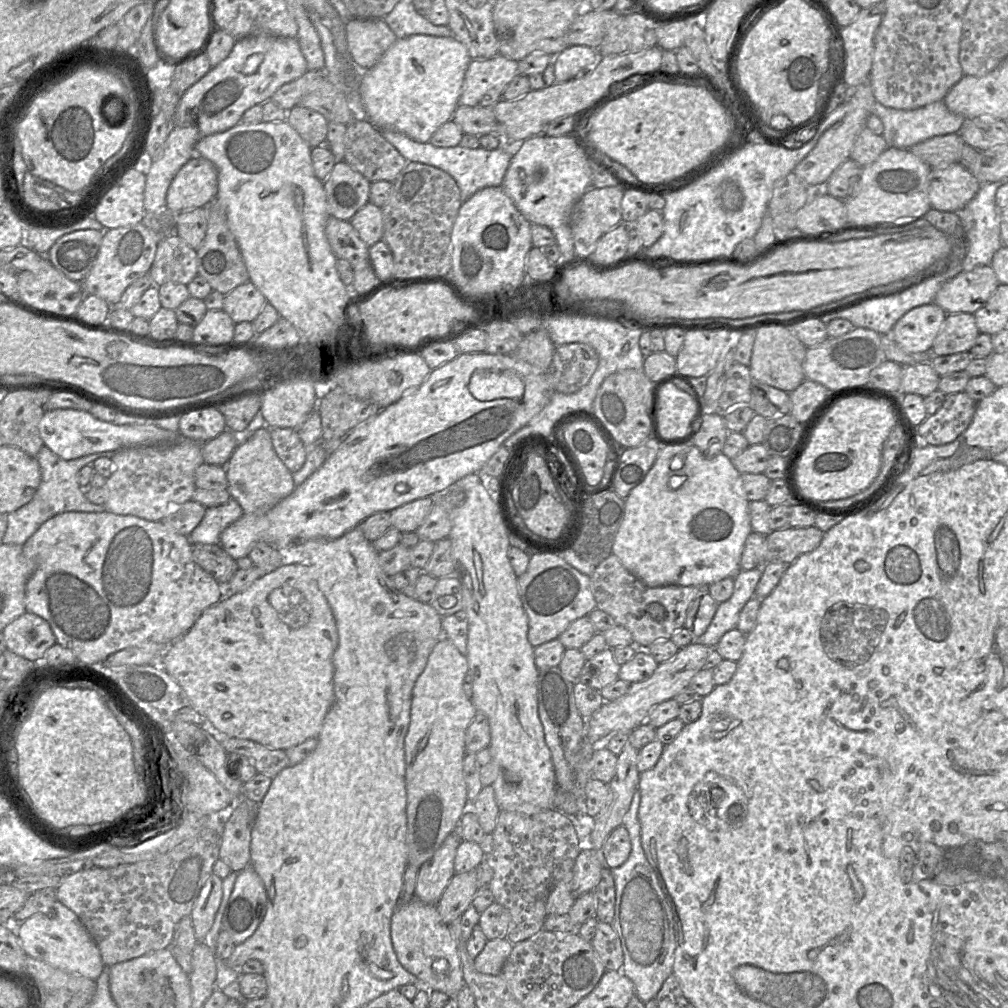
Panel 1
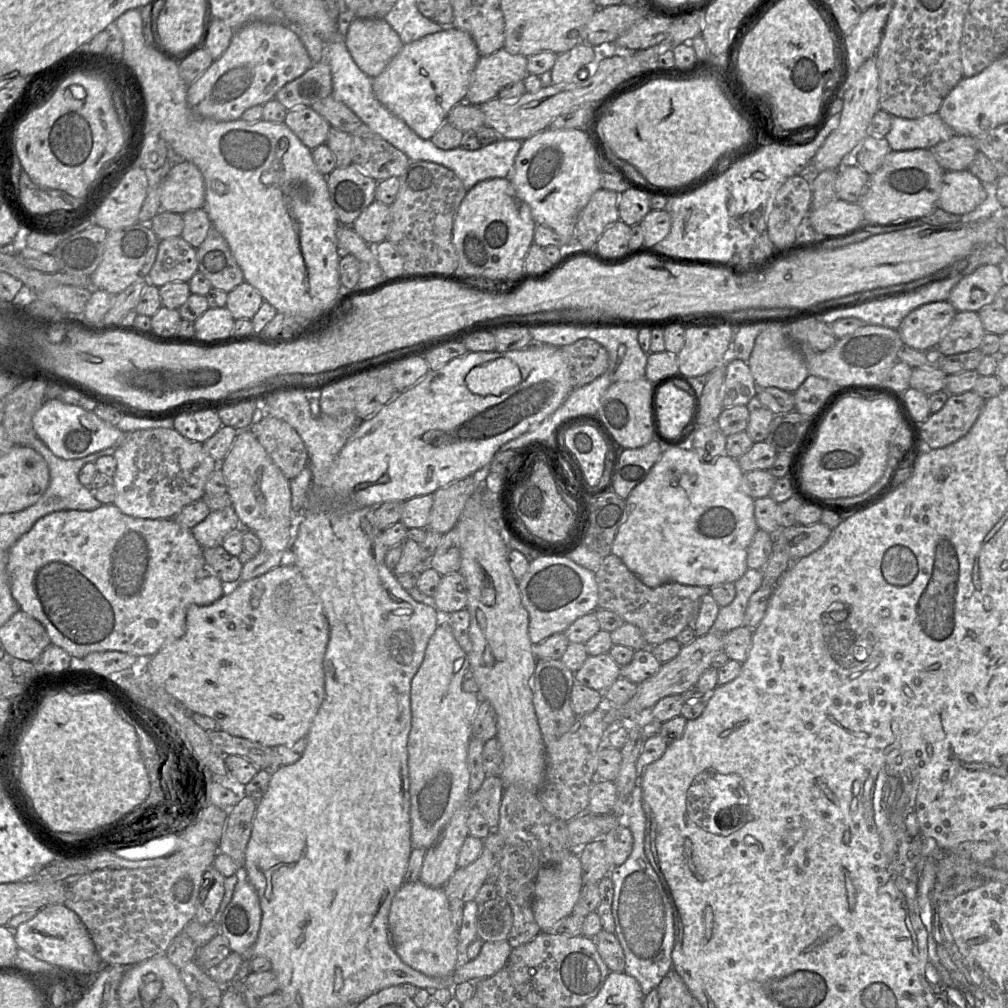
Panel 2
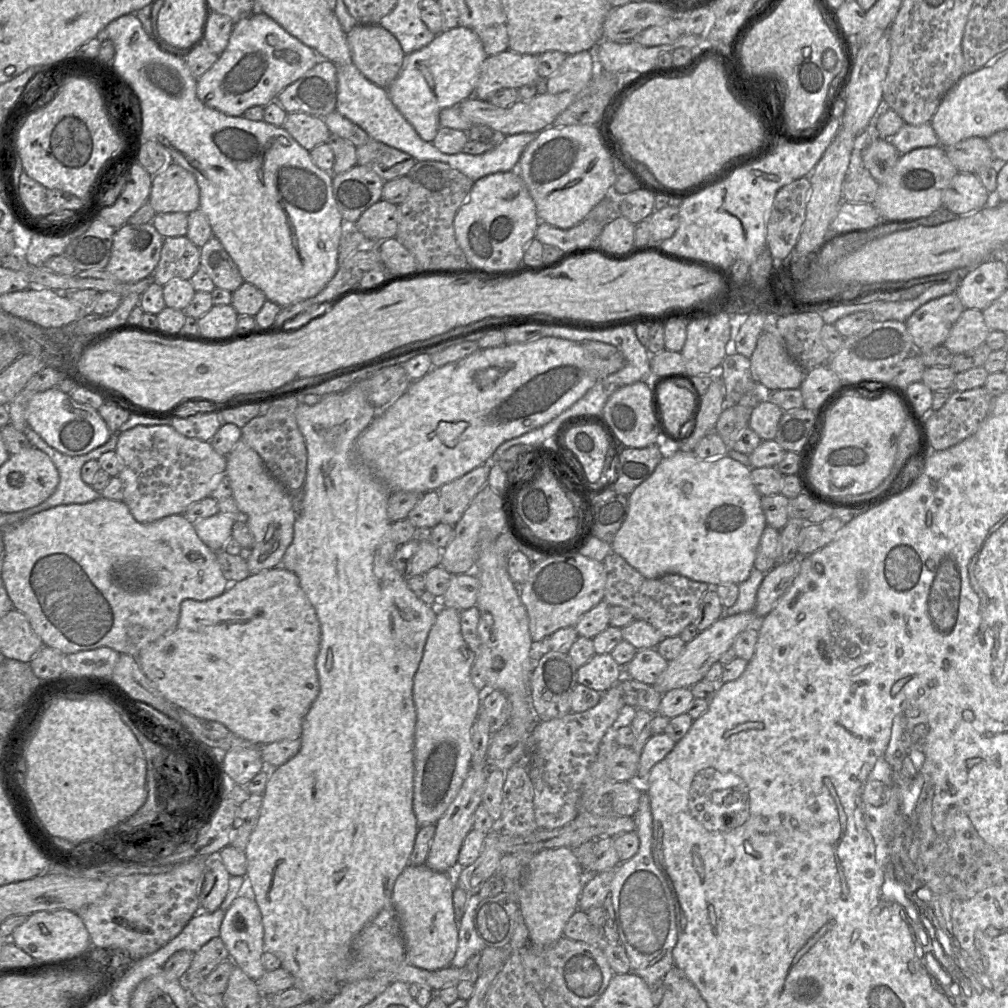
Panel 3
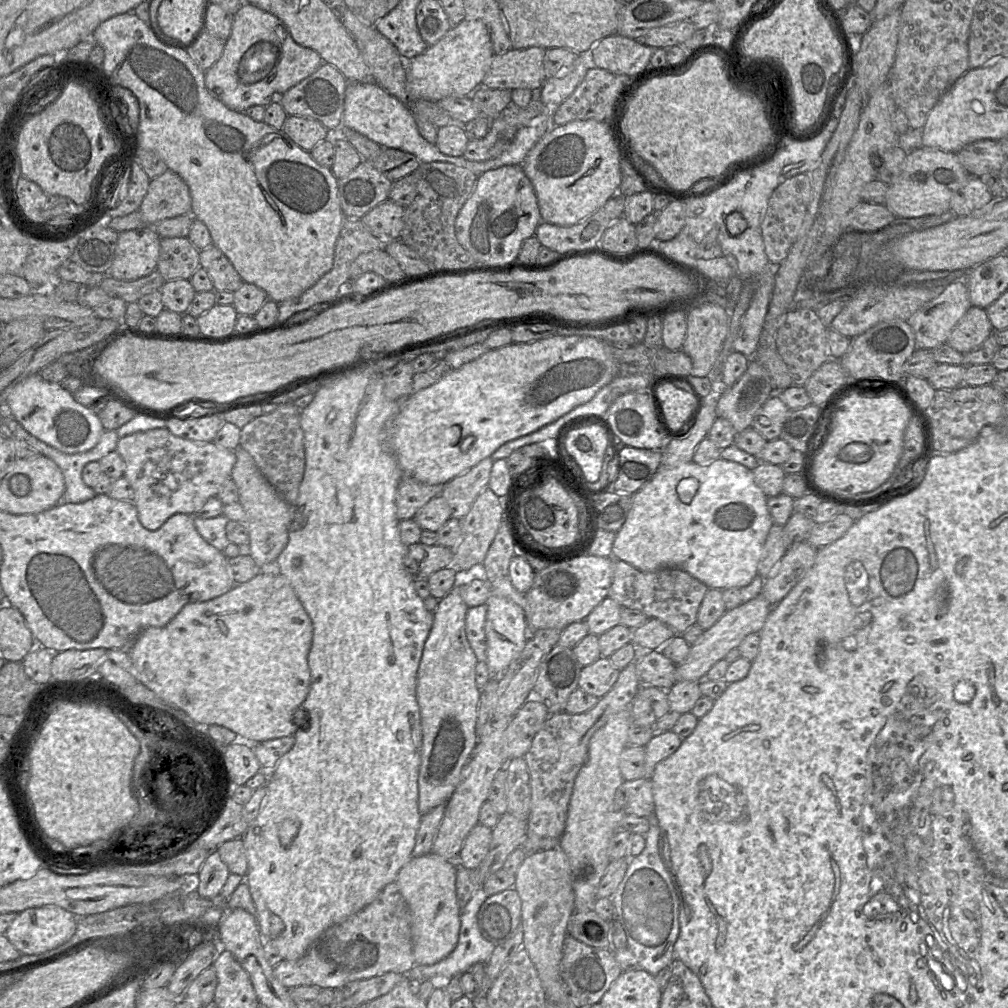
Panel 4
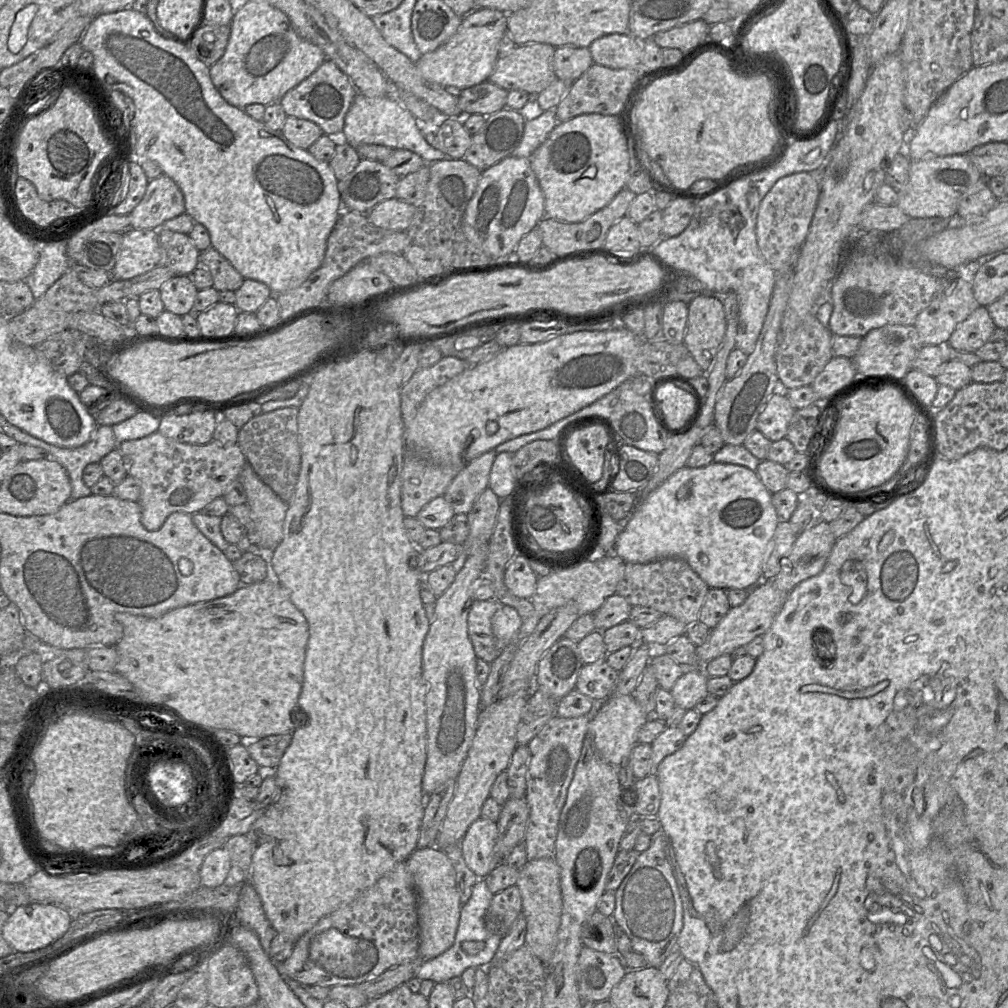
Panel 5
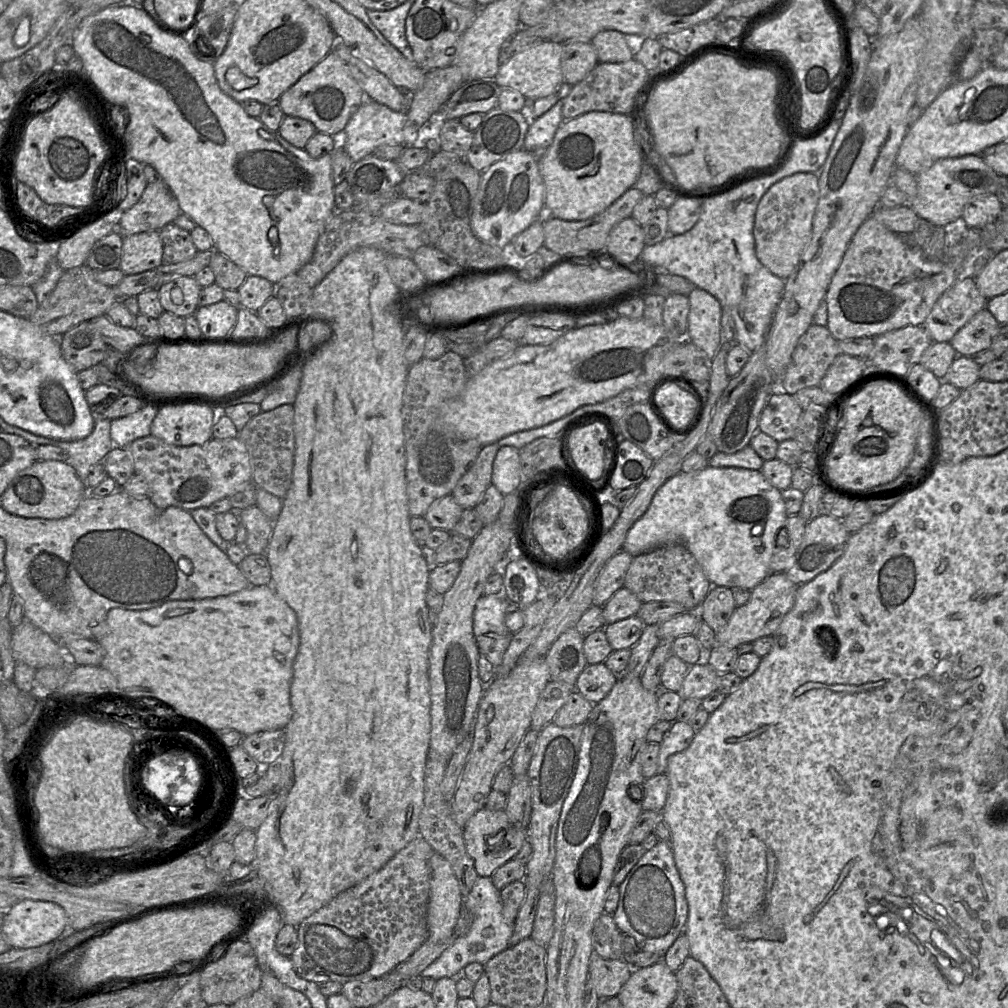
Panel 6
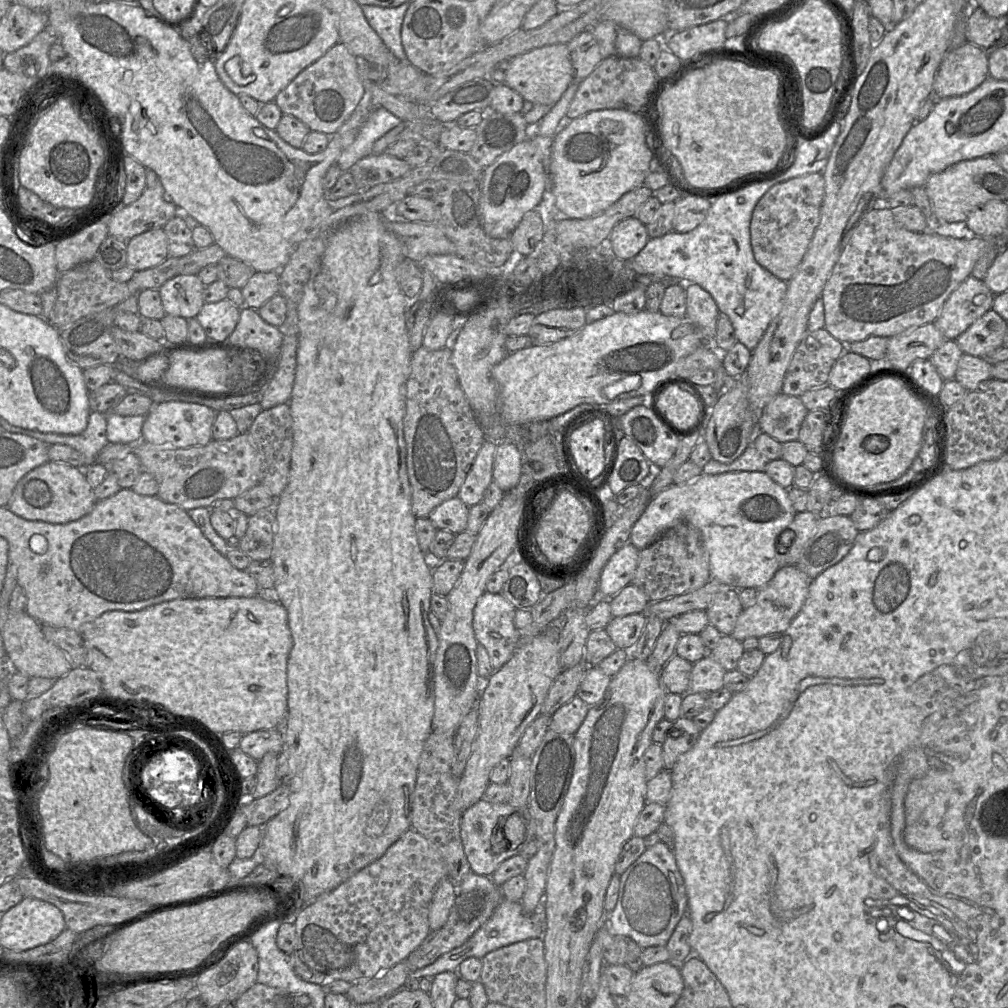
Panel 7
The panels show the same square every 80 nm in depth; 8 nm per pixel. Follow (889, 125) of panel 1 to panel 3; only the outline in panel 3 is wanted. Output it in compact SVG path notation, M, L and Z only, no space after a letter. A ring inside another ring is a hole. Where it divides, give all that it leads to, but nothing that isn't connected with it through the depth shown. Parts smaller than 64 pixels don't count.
M904 123L900 130L890 138L900 154L906 154L918 148L939 146L939 140L930 123L913 126Z

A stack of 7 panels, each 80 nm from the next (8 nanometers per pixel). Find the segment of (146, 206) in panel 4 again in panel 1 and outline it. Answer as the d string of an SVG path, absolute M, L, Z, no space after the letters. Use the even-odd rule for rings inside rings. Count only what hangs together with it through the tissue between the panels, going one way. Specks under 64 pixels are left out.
M194 155L172 179L166 194L166 209L174 214L206 207L217 195L217 169L208 159Z

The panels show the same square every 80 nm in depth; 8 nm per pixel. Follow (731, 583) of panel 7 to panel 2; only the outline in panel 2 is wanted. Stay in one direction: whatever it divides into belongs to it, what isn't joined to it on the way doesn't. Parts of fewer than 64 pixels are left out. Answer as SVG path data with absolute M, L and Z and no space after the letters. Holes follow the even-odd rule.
M691 447L663 448L658 461L650 469L647 476L629 494L625 500L626 516L618 528L614 538L611 553L618 556L626 567L648 587L657 587L668 582L685 585L712 587L721 583L734 583L741 578L747 566L747 549L758 530L754 516L754 499L745 493L745 472L739 466L737 459L727 454L718 456L713 462L703 462Z

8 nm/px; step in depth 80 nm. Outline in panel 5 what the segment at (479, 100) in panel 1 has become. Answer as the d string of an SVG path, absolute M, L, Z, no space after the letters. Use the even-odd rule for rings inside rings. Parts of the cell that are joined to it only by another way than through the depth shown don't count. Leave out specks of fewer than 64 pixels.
M545 43L516 46L511 54L497 60L488 81L506 91L520 90L529 96L538 96L557 79L552 68L555 49L552 45Z

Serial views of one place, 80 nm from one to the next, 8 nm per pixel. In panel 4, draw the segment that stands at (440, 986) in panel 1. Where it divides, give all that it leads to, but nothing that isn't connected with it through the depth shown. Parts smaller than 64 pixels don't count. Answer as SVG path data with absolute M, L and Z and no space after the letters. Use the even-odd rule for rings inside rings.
M433 852L412 857L396 877L411 914L413 955L417 965L433 965L448 956L457 945L461 911L455 882L455 860L445 860Z

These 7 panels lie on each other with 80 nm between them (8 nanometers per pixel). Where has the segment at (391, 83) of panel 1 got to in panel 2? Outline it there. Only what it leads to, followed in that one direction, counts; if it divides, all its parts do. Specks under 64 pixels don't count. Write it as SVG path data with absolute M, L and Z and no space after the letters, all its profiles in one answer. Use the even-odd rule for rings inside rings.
M453 26L405 44L385 70L373 78L379 102L403 120L420 138L430 140L446 122L450 110L465 102L471 77L480 58L472 37Z

